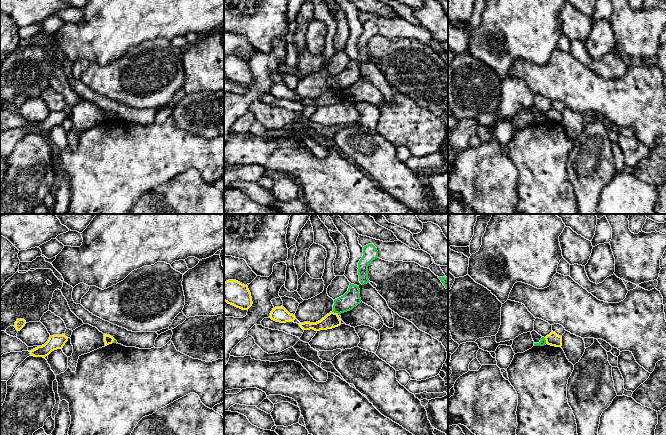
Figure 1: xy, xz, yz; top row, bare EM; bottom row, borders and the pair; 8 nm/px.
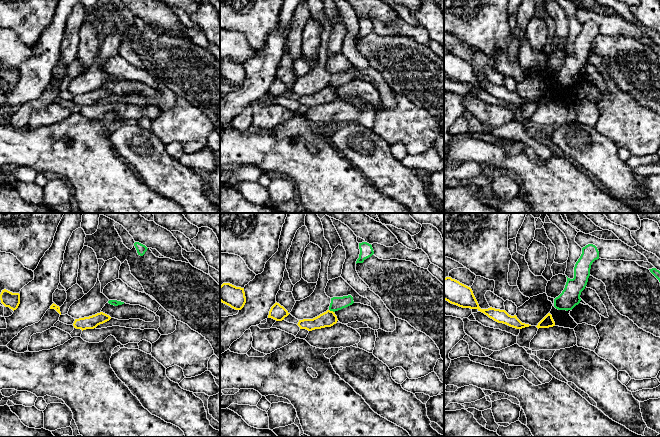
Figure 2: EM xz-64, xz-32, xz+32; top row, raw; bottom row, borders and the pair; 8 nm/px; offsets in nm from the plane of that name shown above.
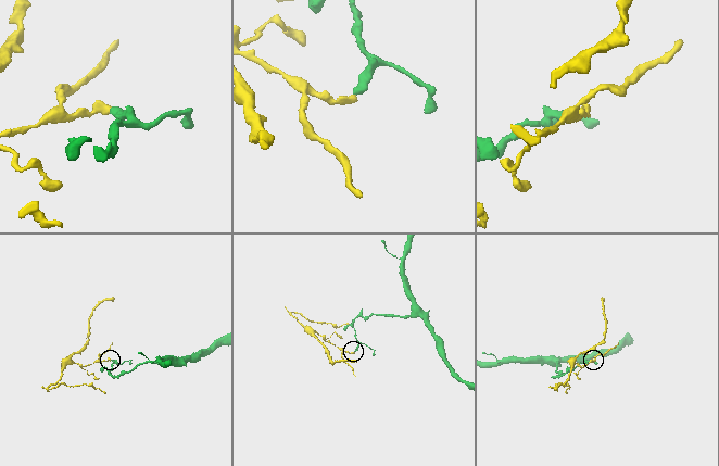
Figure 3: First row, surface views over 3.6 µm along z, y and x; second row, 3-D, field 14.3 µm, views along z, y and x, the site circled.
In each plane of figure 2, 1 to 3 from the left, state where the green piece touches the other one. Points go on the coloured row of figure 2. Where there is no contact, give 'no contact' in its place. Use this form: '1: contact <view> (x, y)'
1: no contact
2: contact xz-32 (331, 311)
3: no contact

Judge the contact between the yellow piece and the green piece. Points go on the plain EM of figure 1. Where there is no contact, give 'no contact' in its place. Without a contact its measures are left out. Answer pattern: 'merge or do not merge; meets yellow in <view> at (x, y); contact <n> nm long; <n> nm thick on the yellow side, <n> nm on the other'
do not merge; meets yellow in xz at (335, 89); contact 50 nm long; 120 nm thick on the yellow side, 140 nm on the other

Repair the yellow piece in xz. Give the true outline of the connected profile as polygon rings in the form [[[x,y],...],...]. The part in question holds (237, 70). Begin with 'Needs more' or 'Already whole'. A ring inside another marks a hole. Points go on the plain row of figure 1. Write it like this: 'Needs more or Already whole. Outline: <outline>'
Already whole. Outline: [[[236,56],[224,58],[224,77],[242,86],[248,86],[253,80],[248,62]]]

